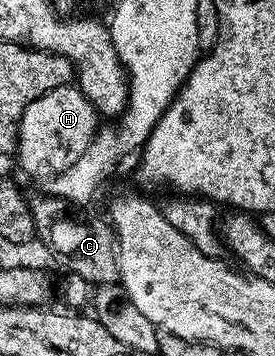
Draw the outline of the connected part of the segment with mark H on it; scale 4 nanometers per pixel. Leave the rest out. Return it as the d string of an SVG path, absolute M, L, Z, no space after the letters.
M78 85L58 86L25 108L19 121L19 141L17 155L23 170L35 174L42 166L48 166L51 172L69 168L89 148L101 126L101 115L94 104L85 97Z

